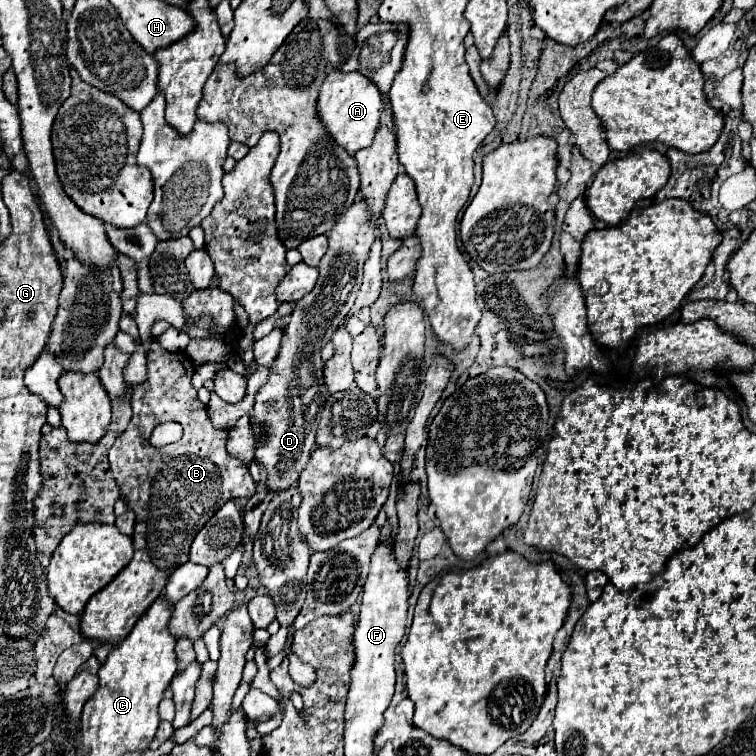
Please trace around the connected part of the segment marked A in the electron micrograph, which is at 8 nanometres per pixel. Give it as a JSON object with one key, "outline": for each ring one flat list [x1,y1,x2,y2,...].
{"outline":[[330,70,320,88,316,110,328,136,338,146,342,146,350,156,354,156,358,150,368,148,372,144,376,130,380,126,380,116,384,112,384,100,378,88,364,74,360,72,344,74,342,70]]}

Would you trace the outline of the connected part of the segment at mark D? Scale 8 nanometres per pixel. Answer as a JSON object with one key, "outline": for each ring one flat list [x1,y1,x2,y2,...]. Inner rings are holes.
{"outline":[[356,200,328,232,328,252,322,256,318,270,320,278,310,294,296,302,292,320,286,326,284,344,278,358,272,362,270,380,256,394,256,404,252,412,252,422,256,428,256,460,266,468,266,488,270,494,280,494,292,488,308,464,314,434,320,422,320,412,328,398,322,376,320,348,332,338,336,326,348,316,354,306,356,294,360,290,362,264,370,252,374,240,372,224,368,222,366,204],[306,394,306,410,300,404,300,398]]}

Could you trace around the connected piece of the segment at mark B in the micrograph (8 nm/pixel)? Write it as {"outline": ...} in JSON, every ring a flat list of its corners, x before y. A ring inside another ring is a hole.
{"outline":[[150,338,146,356,148,378,132,386,134,416,110,448,112,476,128,508,136,514,134,558,108,586,88,600,80,622,80,630,88,640,116,642,126,638,136,620,164,592,170,574,188,562,192,540,214,512,234,498,250,498,256,492,248,466,226,450,228,430,214,428,206,404,196,396,196,388,192,386,194,366,188,356,164,350,156,338],[166,420,182,424,184,436,176,444,154,448,150,434]]}

